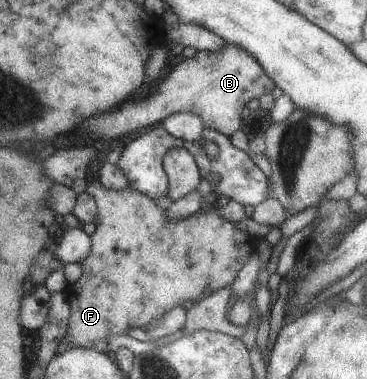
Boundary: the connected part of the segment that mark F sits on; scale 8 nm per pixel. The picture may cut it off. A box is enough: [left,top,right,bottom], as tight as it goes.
[55,179,259,355]

